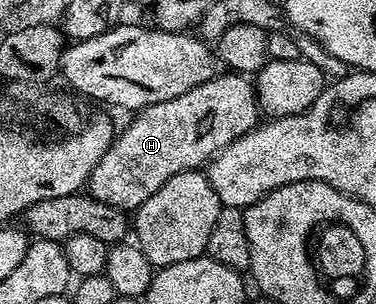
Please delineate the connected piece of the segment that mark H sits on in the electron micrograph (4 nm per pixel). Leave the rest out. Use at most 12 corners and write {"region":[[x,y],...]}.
{"region":[[232,70],[140,109],[88,195],[135,210],[257,127]]}

